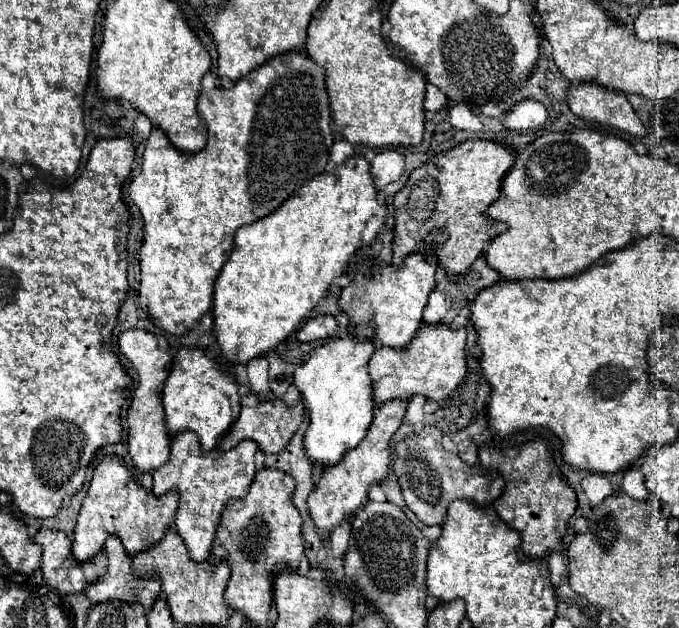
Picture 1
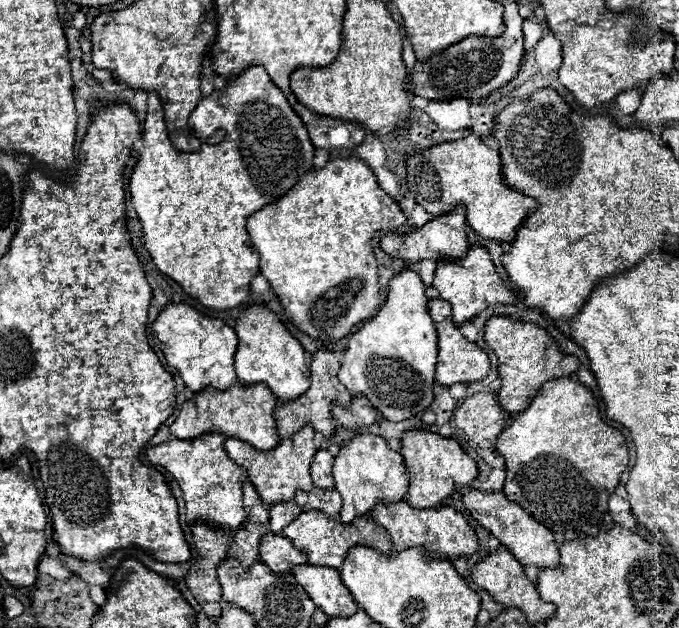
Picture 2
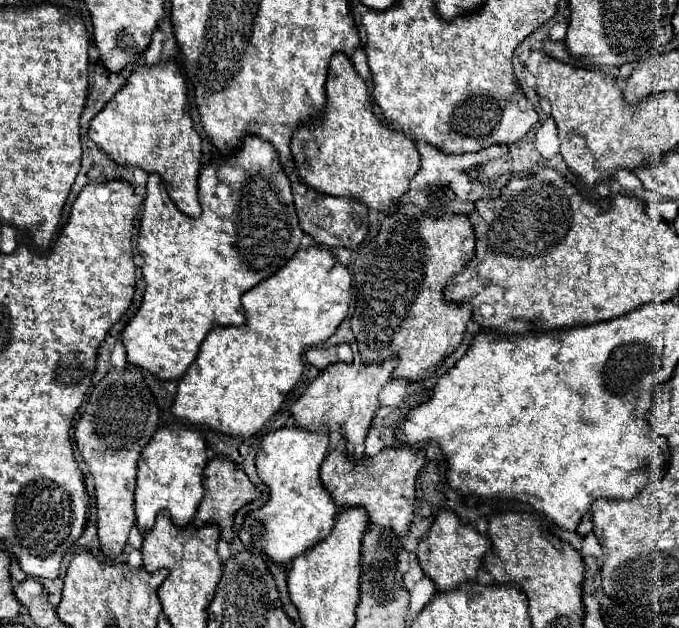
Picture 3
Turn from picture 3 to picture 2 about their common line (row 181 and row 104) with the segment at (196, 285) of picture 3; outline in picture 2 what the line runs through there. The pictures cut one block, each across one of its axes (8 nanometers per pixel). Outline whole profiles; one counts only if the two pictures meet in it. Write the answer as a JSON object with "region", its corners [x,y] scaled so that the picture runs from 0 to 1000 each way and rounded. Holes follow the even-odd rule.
{"region":[[[386,105],[359,111],[342,131],[333,131],[327,143],[315,143],[306,156],[297,156],[277,194],[297,226],[292,242],[265,242],[250,229],[236,153],[227,146],[218,150],[218,182],[209,207],[212,239],[191,283],[194,328],[209,360],[212,392],[236,433],[262,449],[268,462],[297,487],[339,494],[365,481],[368,449],[383,433],[383,408],[371,395],[362,369],[365,347],[424,309],[439,287],[462,268],[462,232],[448,194],[427,172],[418,150],[395,127]]]}

